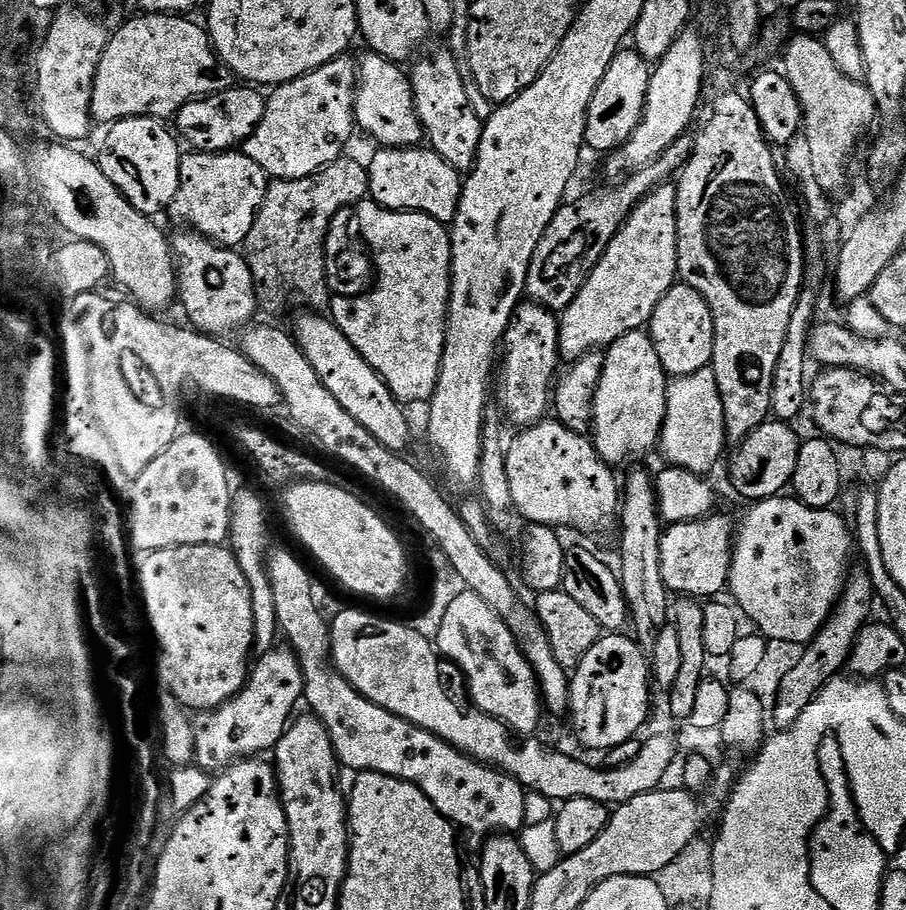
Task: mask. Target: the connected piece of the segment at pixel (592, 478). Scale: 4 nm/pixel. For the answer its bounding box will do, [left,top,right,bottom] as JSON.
[506,418,622,532]

